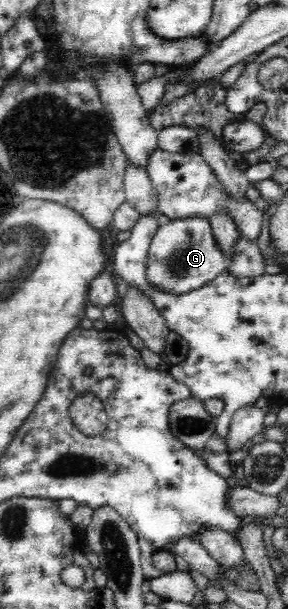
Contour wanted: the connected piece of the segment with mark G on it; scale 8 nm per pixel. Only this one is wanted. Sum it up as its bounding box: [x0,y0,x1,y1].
[146,217,225,294]

